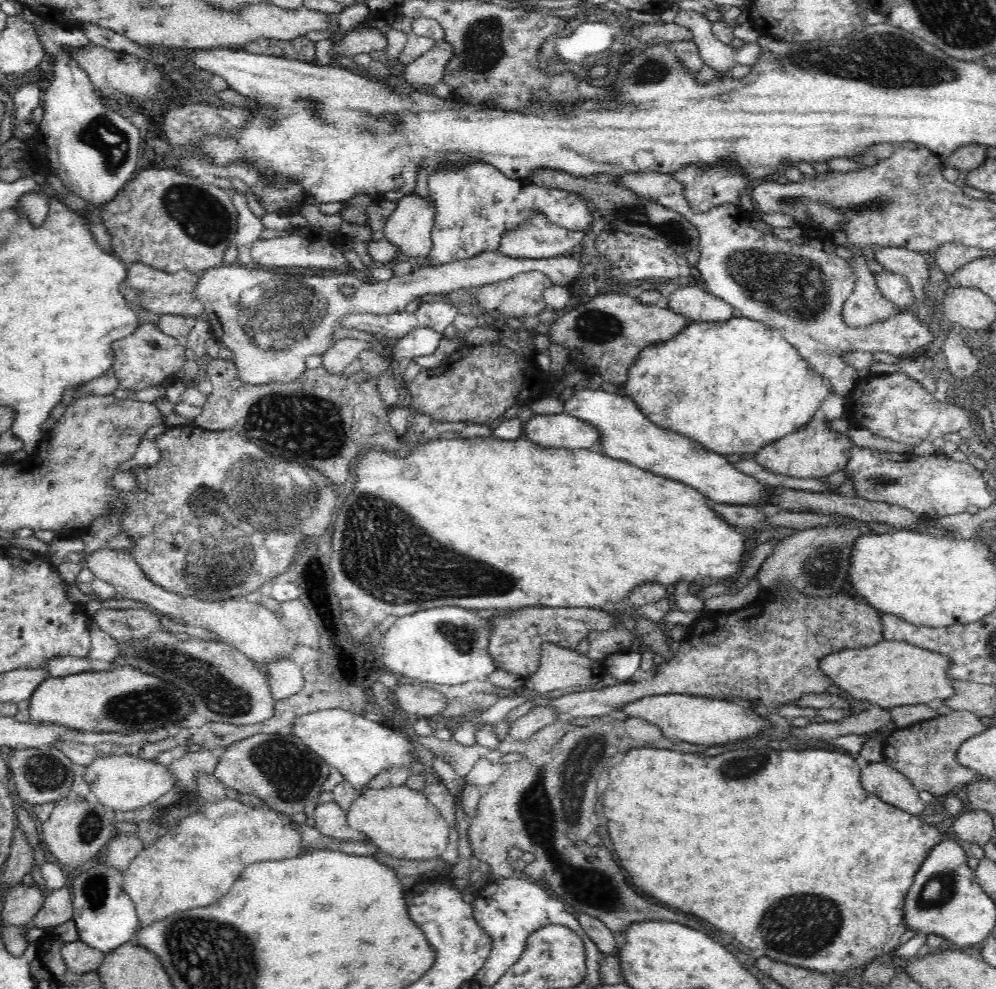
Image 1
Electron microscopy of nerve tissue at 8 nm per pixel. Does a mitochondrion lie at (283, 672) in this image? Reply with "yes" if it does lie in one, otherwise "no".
no

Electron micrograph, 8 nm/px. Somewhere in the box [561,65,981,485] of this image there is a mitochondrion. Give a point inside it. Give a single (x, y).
(794, 287)

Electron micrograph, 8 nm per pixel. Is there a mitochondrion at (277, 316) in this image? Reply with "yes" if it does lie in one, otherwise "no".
yes

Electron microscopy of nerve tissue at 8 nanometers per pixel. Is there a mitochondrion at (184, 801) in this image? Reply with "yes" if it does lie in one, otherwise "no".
yes

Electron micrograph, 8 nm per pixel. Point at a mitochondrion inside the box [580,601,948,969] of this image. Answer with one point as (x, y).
(798, 927)

